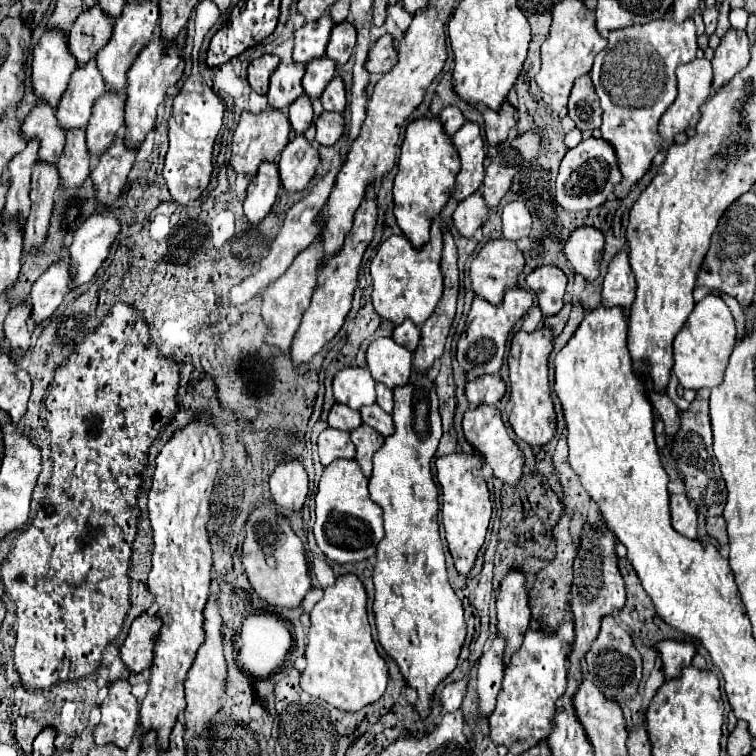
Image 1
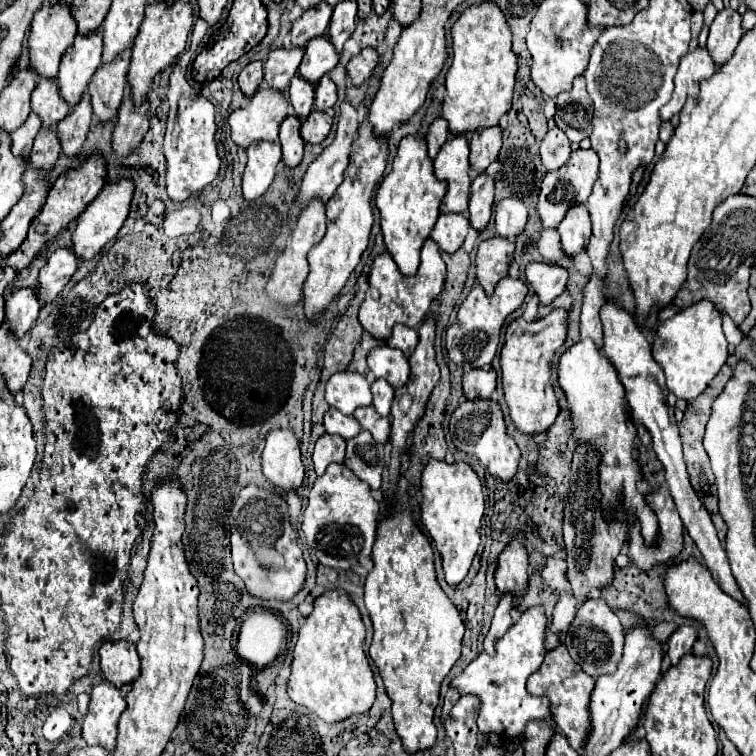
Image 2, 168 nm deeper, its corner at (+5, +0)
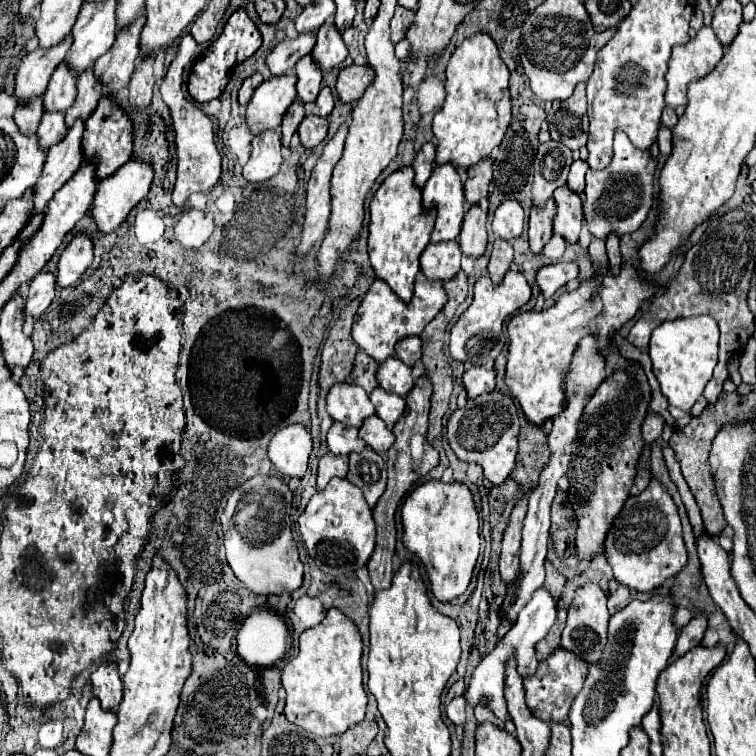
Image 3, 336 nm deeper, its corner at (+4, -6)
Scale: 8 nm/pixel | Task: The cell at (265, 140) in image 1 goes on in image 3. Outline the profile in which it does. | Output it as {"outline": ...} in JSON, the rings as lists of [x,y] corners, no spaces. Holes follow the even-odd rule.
{"outline":[[[285,74],[273,76],[257,86],[253,98],[247,104],[247,126],[253,134],[279,128],[283,114],[297,98],[295,84],[297,78],[293,74]]]}

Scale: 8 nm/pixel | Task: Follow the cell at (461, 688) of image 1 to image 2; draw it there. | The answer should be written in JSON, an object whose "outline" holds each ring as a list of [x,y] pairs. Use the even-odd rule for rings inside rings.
{"outline":[[[542,606],[528,608],[520,614],[516,624],[496,642],[496,656],[480,654],[474,662],[470,662],[452,682],[450,686],[458,690],[458,694],[476,694],[481,700],[477,725],[482,734],[500,734],[506,738],[516,738],[524,734],[524,728],[532,720],[550,718],[550,700],[546,696],[532,696],[526,690],[526,680],[534,674],[546,656],[546,614]]]}

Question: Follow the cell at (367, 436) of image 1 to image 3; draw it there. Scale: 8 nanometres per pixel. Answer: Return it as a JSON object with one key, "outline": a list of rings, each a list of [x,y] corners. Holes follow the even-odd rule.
{"outline":[[[367,446],[361,454],[349,454],[347,480],[363,490],[365,502],[373,508],[385,490],[387,466],[383,458]]]}

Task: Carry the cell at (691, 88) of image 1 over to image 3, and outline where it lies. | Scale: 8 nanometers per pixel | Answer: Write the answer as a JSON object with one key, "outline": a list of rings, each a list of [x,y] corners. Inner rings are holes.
{"outline":[[[703,26],[697,36],[687,42],[687,46],[673,46],[669,70],[665,74],[667,104],[673,108],[683,106],[687,102],[687,84],[709,74],[721,58],[723,46],[711,26]]]}

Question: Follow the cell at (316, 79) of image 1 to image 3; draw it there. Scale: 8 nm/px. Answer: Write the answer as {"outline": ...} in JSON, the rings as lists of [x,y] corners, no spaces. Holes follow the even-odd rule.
{"outline":[[[325,22],[325,26],[321,26],[321,30],[317,30],[315,36],[317,44],[311,54],[323,70],[335,68],[347,58],[347,46],[341,38],[341,32],[333,26],[333,22]]]}

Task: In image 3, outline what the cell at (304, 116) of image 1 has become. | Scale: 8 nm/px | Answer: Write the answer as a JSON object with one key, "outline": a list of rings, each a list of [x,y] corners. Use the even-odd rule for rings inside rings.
{"outline":[[[311,54],[303,56],[299,62],[297,62],[297,92],[299,92],[299,98],[307,104],[307,102],[313,102],[319,94],[319,88],[321,88],[321,68],[319,64],[313,60]]]}

